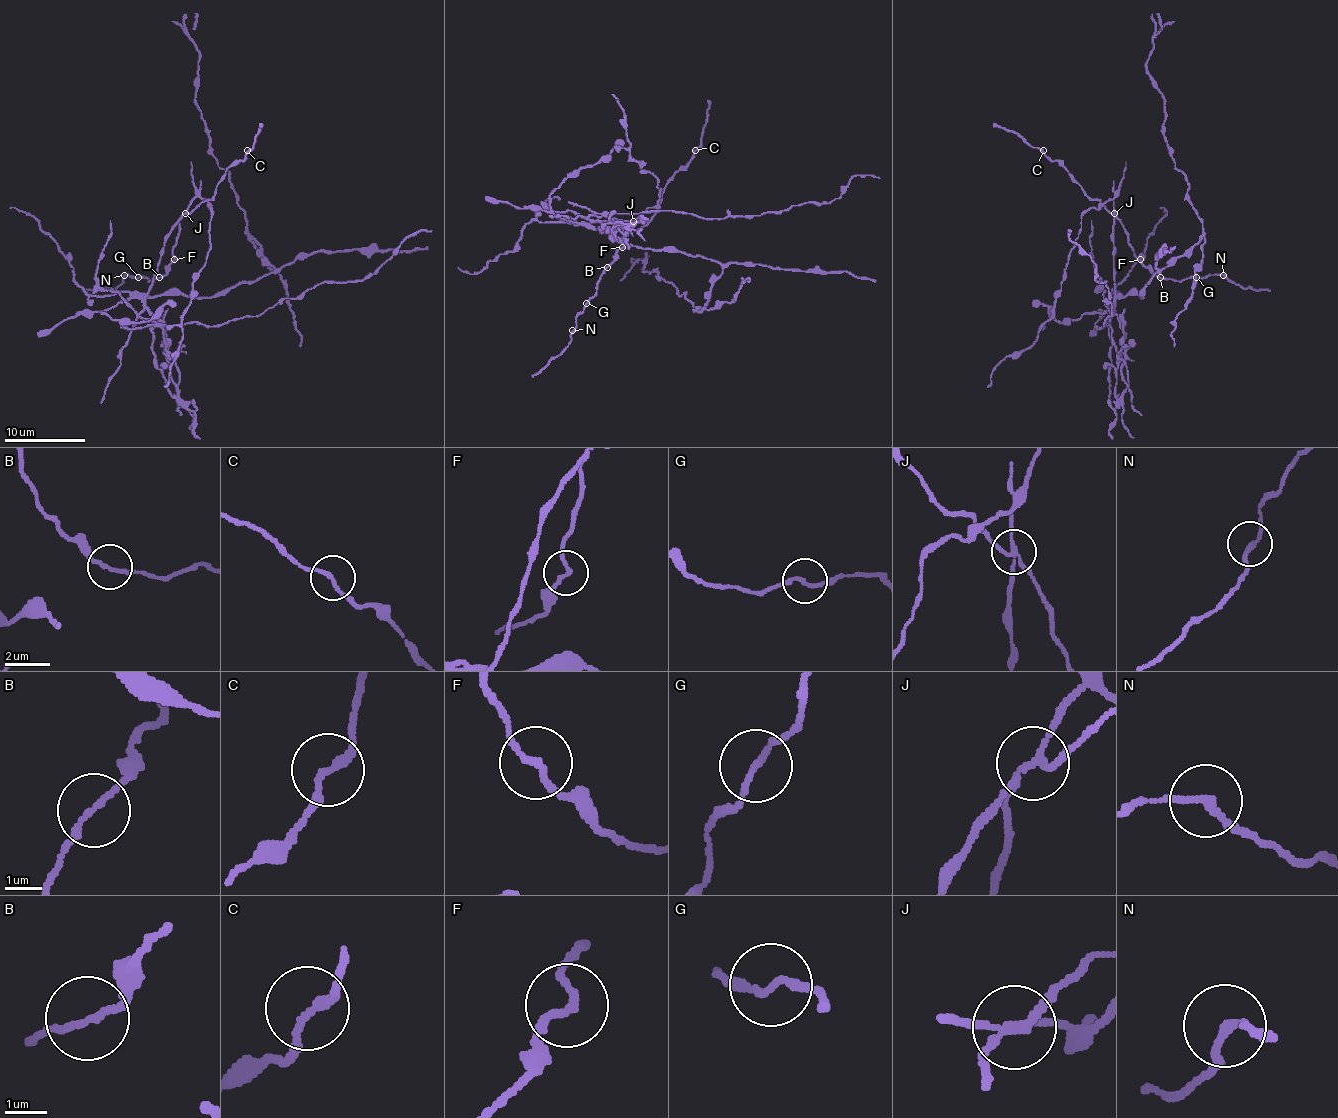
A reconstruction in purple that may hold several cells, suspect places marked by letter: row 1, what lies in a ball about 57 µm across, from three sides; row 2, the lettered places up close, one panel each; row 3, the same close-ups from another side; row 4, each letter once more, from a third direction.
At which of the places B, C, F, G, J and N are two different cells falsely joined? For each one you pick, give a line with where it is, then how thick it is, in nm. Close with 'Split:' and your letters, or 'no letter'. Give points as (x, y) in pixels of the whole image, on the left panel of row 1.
C: at (247, 150); 180 nm thick
J: at (185, 213); 170 nm thick
Split: C, J

